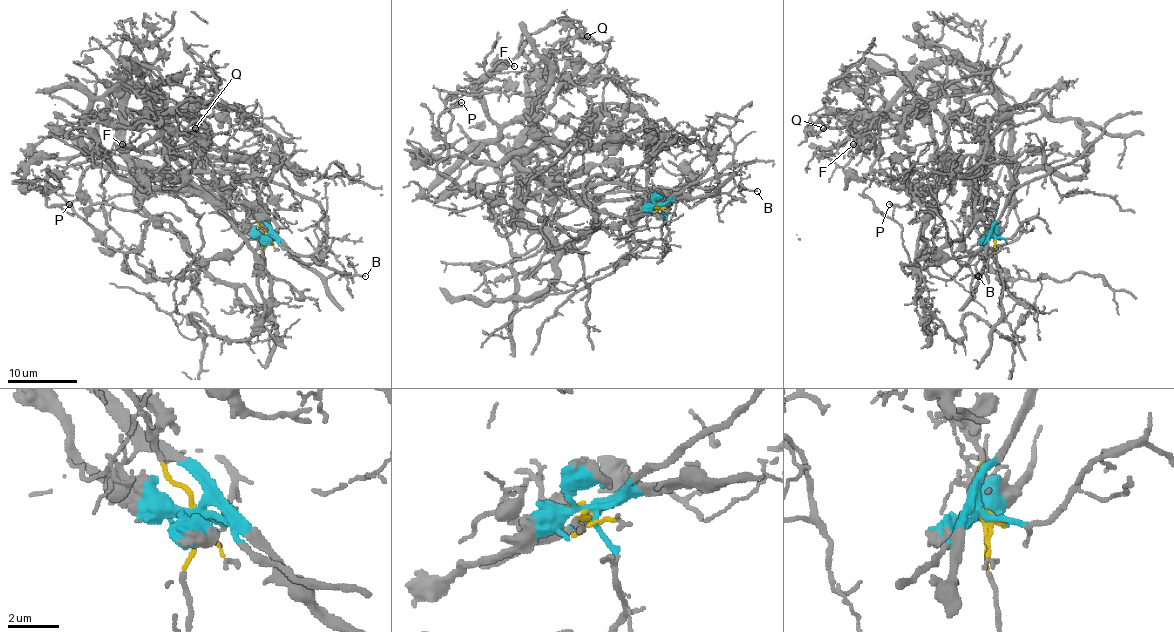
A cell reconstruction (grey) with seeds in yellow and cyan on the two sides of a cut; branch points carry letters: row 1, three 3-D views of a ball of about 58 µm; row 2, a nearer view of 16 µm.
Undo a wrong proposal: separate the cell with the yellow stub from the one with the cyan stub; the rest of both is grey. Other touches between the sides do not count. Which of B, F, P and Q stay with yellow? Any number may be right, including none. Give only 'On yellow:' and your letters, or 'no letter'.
On yellow: P

